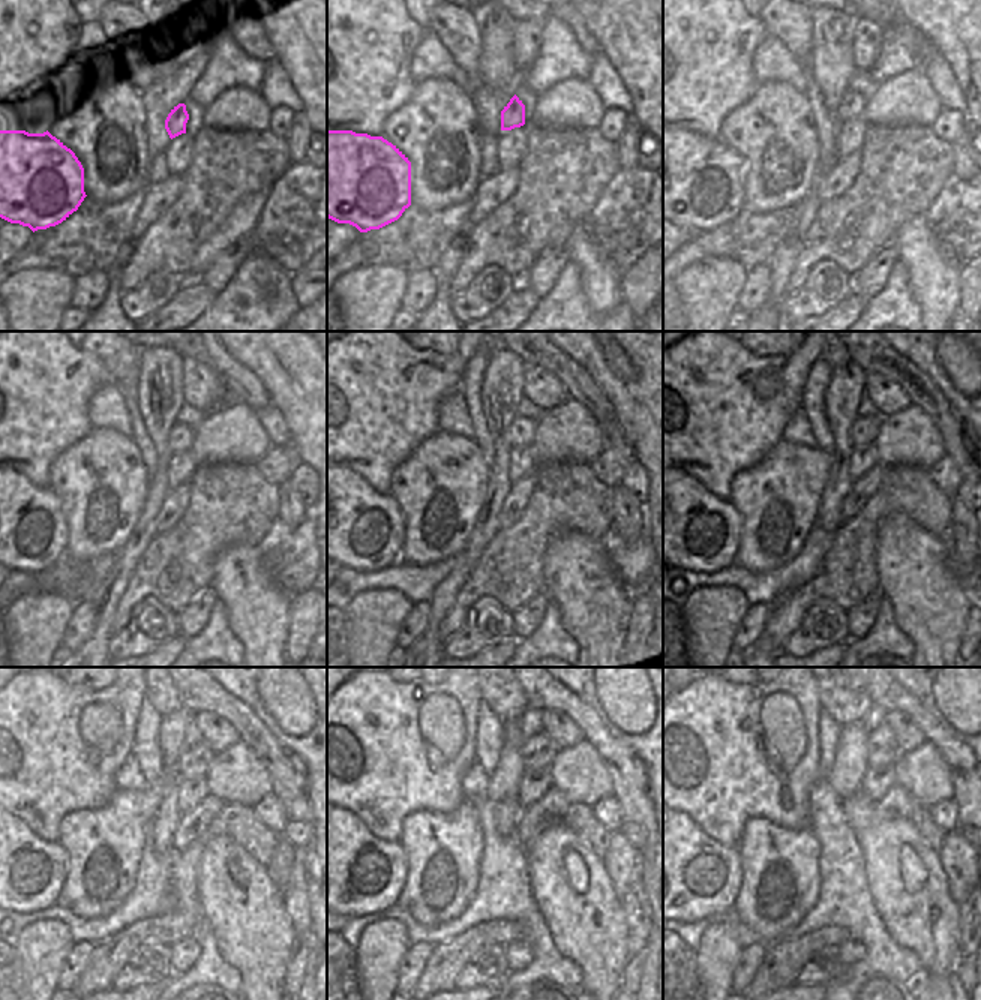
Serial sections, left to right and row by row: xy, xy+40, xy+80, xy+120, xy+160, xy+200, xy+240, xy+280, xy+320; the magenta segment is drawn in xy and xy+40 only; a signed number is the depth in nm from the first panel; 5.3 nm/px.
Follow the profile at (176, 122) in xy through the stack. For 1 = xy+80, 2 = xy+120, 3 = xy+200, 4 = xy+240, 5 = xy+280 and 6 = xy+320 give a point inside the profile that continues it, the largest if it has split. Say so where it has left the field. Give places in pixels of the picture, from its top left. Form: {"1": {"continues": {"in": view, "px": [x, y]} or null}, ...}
{"1": {"continues": {"in": "xy+80", "px": [852, 105]}}, "2": {"continues": {"in": "xy+120", "px": [182, 437]}}, "3": {"continues": {"in": "xy+200", "px": [864, 431]}}, "4": {"continues": {"in": "xy+240", "px": [192, 763]}}, "5": {"continues": {"in": "xy+280", "px": [533, 762]}}, "6": {"continues": {"in": "xy+320", "px": [872, 759]}}}

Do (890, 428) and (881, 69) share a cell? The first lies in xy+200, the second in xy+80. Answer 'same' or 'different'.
different

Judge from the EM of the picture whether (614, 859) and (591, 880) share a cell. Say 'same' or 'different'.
different

